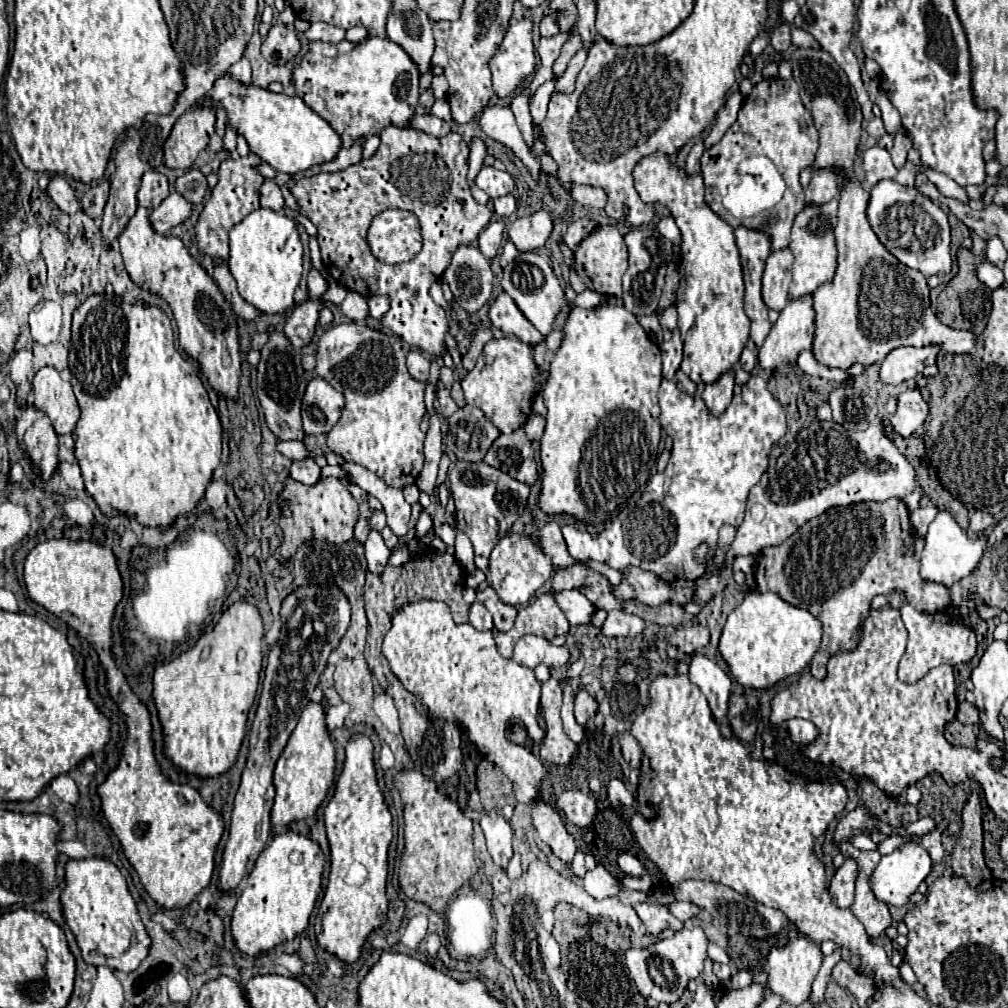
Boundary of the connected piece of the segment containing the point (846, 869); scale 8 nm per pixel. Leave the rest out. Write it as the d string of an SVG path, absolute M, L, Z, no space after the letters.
M844 859L842 867L830 881L830 895L838 907L850 907L854 901L854 883L856 883L858 863L856 859Z

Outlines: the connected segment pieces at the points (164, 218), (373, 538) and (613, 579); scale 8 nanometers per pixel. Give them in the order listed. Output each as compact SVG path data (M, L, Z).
M176 189L170 191L170 195L162 201L160 207L152 209L150 213L150 223L158 233L166 233L172 227L184 223L192 213L192 203L182 197Z
M376 529L370 531L370 535L364 543L364 551L366 551L366 559L368 559L368 571L380 575L392 553L392 549L386 547L380 531L376 531Z
M586 561L586 565L590 565L594 571L600 571L600 573L604 573L608 579L610 579L610 583L620 583L620 579L624 579L622 577L622 573L620 571L616 571L616 569L612 569L612 567L608 567L608 565L604 565L604 563L596 563L596 561Z

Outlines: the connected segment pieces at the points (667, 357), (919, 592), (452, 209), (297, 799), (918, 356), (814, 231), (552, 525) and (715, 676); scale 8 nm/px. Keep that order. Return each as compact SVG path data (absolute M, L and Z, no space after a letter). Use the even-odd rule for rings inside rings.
M678 329L672 331L670 341L664 341L660 345L660 351L662 351L662 375L666 379L674 379L674 375L682 363L682 341L680 341Z
M888 499L884 503L854 503L848 507L832 507L824 515L804 523L800 531L790 535L784 543L766 547L760 555L760 567L764 567L764 583L758 581L758 591L774 591L788 603L802 607L816 615L824 625L824 635L818 653L812 657L810 673L816 679L824 679L828 659L838 651L850 651L856 647L858 639L852 639L862 621L868 617L870 601L876 595L904 593L908 603L924 613L938 613L950 605L948 589L940 583L932 583L920 577L920 559L914 547L904 551L904 541L910 537L910 521L906 505L900 499Z
M386 127L380 139L382 143L370 159L362 159L336 173L302 177L290 187L290 193L300 213L316 225L322 261L332 277L364 297L388 295L392 305L382 317L382 325L392 329L410 347L440 355L448 321L444 309L432 301L428 289L442 277L456 247L478 239L492 213L486 205L476 203L470 193L466 177L468 145L462 137L428 137L414 129ZM386 209L412 211L420 221L422 251L408 263L382 263L368 247L368 227Z
M308 703L274 769L276 799L272 807L272 825L274 823L288 825L290 821L310 817L328 795L334 783L334 769L336 769L336 751L332 733L326 727L324 705Z
M898 347L890 351L882 363L880 379L890 385L900 385L914 379L926 365L932 365L940 355L940 347Z
M832 199L824 205L806 205L796 215L794 225L792 225L792 241L790 241L790 251L794 253L792 283L788 291L790 299L802 297L806 293L814 293L822 283L828 283L834 277L836 259L838 259L838 249L836 249L836 239L834 239L836 211L838 211L838 201Z
M550 521L546 523L542 529L540 529L540 545L542 549L552 557L552 563L556 567L570 567L574 565L576 561L568 555L568 549L566 549L566 543L564 543L564 537L562 537L562 527L556 523L556 521Z
M702 653L690 661L690 681L700 687L708 699L712 717L720 725L728 725L728 699L730 699L730 677Z

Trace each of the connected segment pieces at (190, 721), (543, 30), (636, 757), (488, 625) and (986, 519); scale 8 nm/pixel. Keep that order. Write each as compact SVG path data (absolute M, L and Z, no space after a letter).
M238 601L220 617L210 635L154 671L154 703L164 729L166 757L186 773L214 777L228 771L246 735L248 711L262 669L262 617L256 605Z
M546 15L542 21L540 21L540 35L542 37L552 37L558 33L558 25L554 23L554 15Z
M622 733L622 735L620 735L620 745L622 745L622 755L624 755L626 763L628 763L632 769L640 767L642 749L640 749L638 741L636 741L630 733Z
M482 603L470 605L470 625L478 631L492 631L494 629L492 615L488 615L488 609Z
M972 511L970 513L970 531L972 533L980 533L980 531L988 531L994 525L994 517L988 511Z

